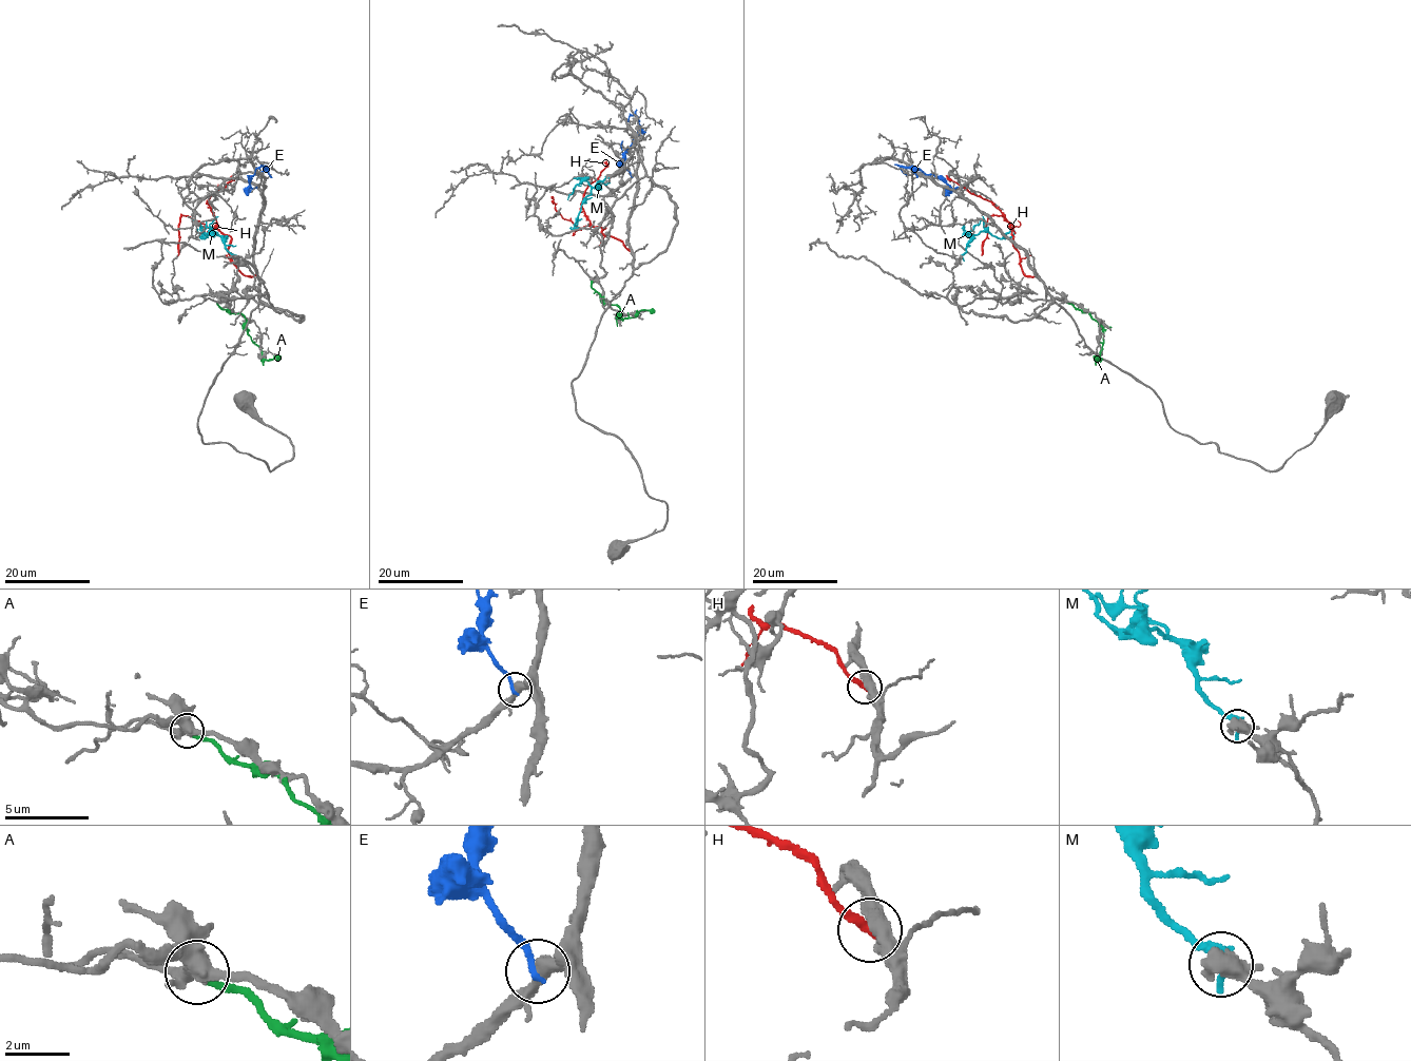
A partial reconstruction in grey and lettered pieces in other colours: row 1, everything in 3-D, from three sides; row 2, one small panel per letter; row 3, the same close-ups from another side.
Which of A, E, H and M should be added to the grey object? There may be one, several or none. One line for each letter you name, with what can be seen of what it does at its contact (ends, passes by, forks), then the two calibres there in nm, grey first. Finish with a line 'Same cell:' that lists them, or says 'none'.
M: It ends there. Thickness 700 nm (grey) against 280 nm
Same cell: M

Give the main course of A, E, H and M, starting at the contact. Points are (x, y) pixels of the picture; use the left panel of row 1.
A: (218, 301), (223, 309), (244, 316), (247, 332), (263, 358), (281, 359)
E: (257, 187), (250, 186), (250, 177), (258, 174), (264, 167), (255, 169), (254, 174)
H: (255, 274), (248, 276), (242, 273), (232, 262), (228, 252), (231, 238), (216, 228), (207, 201), (232, 175)
M: (234, 257), (215, 232), (209, 232), (201, 238), (195, 229)

